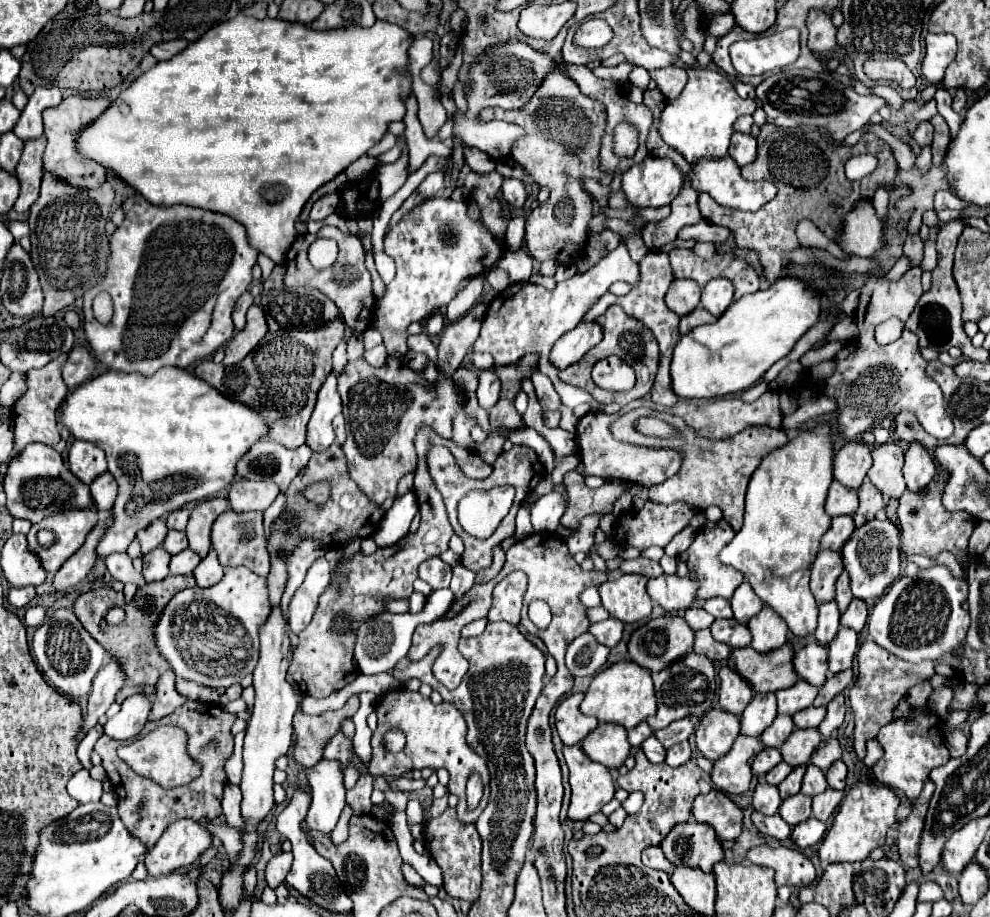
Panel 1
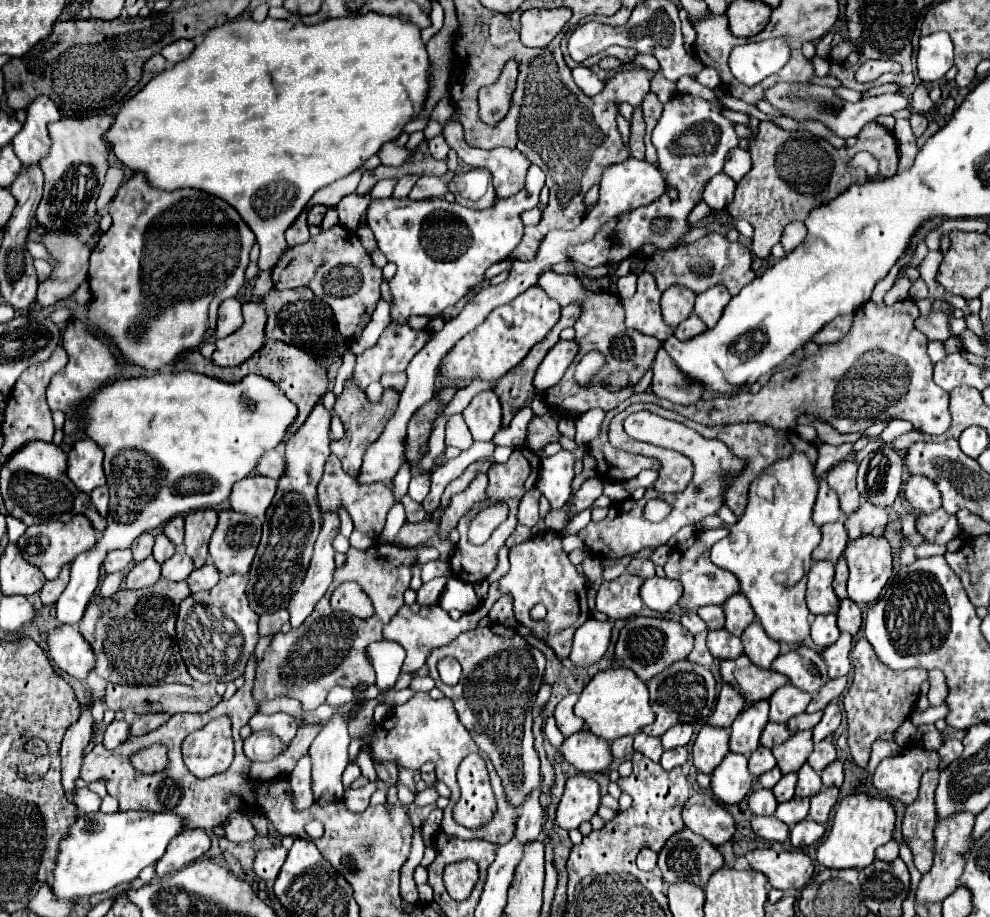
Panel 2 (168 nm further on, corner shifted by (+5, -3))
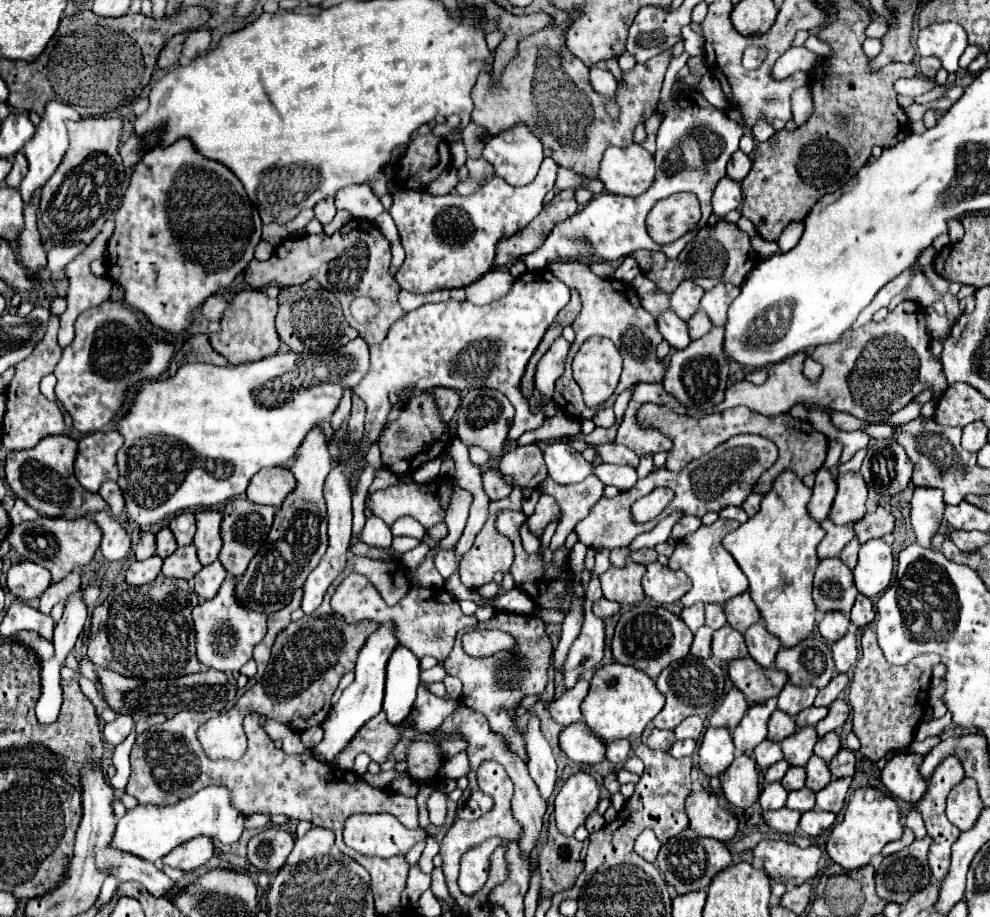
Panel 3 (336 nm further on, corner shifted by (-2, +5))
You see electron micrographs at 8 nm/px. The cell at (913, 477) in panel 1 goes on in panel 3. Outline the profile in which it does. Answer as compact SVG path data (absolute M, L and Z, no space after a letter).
M916 488L912 496L910 522L916 540L924 548L932 548L932 536L938 532L944 516L942 492L934 488Z

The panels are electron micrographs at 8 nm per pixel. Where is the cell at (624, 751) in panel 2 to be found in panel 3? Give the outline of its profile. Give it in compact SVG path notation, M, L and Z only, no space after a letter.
M612 740L606 744L606 760L620 766L630 756L630 742L628 740Z

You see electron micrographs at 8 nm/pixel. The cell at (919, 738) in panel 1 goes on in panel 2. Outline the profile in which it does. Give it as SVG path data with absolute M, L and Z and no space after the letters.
M917 744L903 748L897 756L885 758L875 774L873 786L883 796L901 800L903 804L913 804L919 790L919 778L927 770L937 770L941 756L933 750L925 750Z

